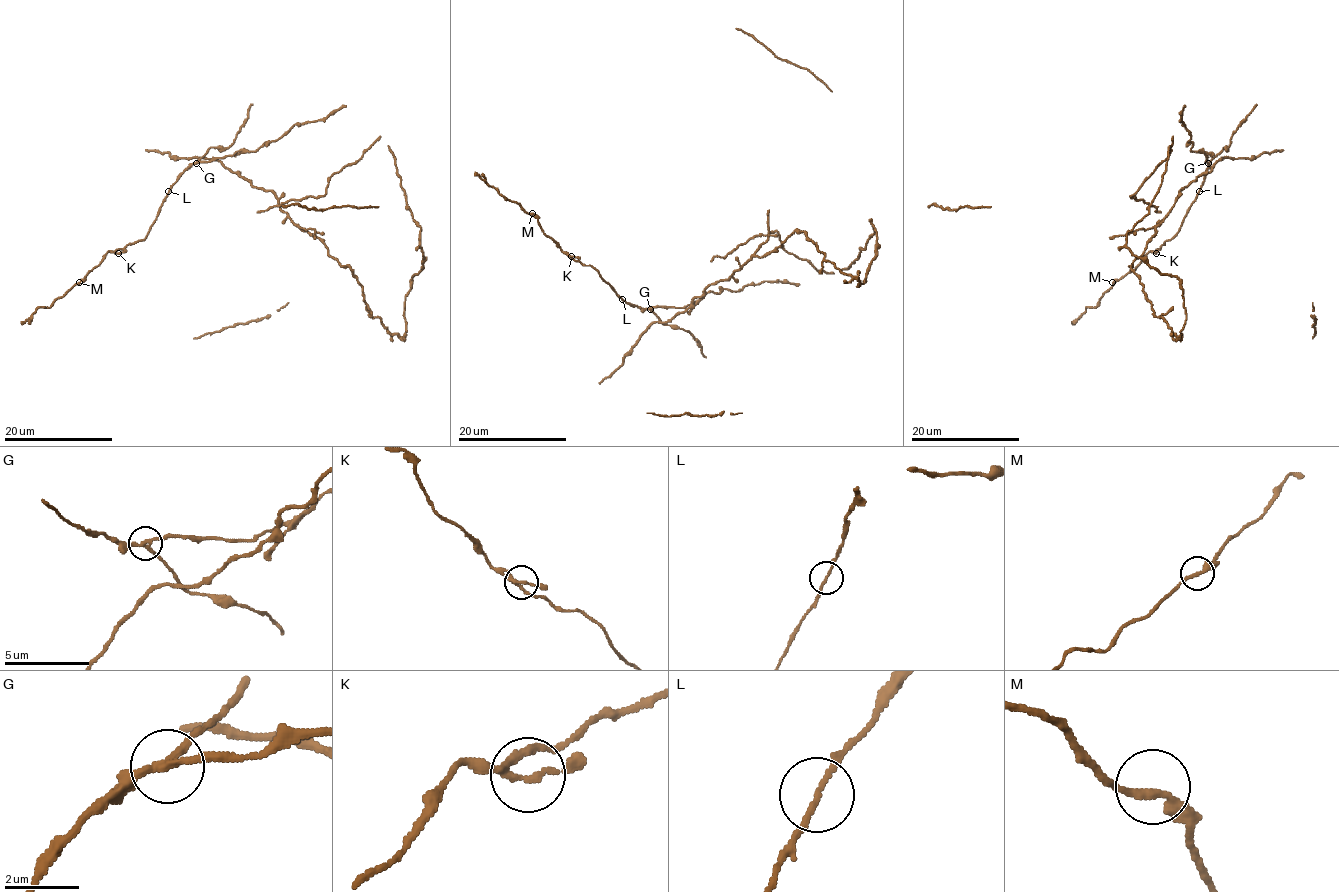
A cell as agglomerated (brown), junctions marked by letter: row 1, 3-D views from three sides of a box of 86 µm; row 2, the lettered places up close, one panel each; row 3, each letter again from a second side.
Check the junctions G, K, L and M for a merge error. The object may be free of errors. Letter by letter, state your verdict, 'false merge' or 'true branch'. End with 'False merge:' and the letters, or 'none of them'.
G: false merge
K: true branch
L: true branch
M: true branch
False merge: G

